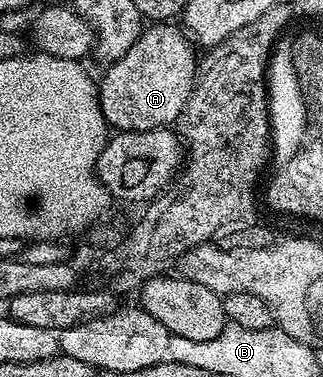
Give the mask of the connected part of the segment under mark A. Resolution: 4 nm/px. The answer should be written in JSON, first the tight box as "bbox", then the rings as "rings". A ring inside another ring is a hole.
{"bbox":[98,21,199,131],"rings":[[[170,21],[147,26],[142,36],[114,63],[105,68],[98,83],[98,104],[107,124],[118,131],[143,131],[177,124],[194,88],[199,56],[189,34]]]}

